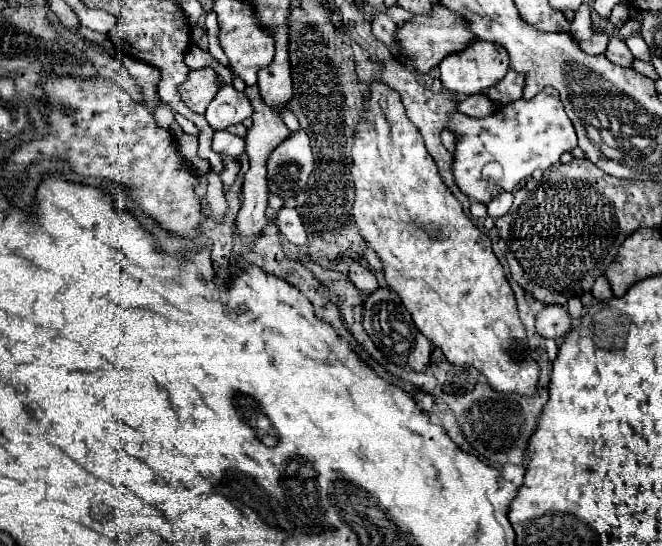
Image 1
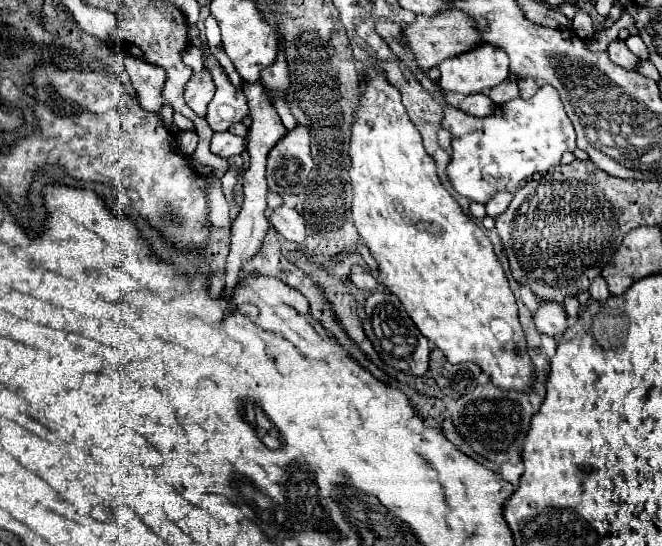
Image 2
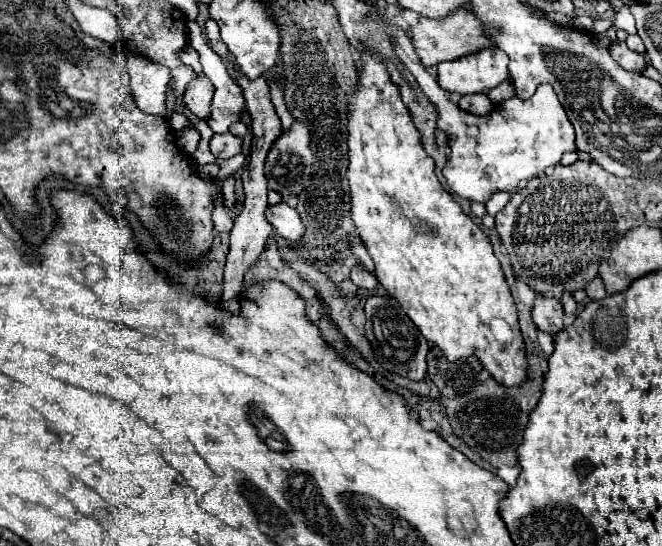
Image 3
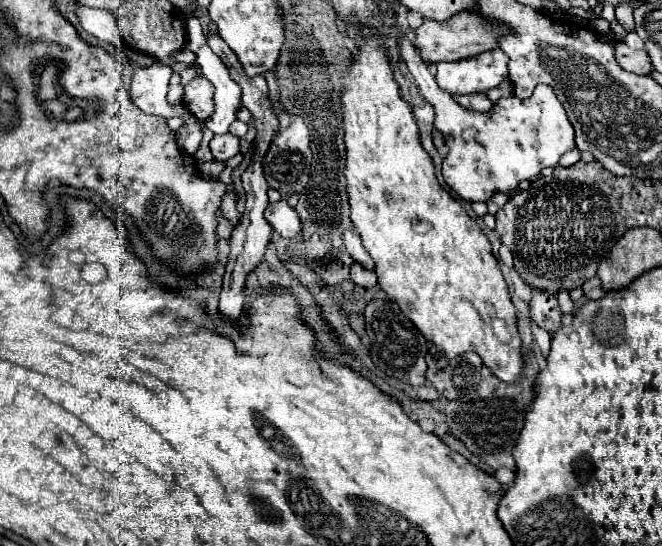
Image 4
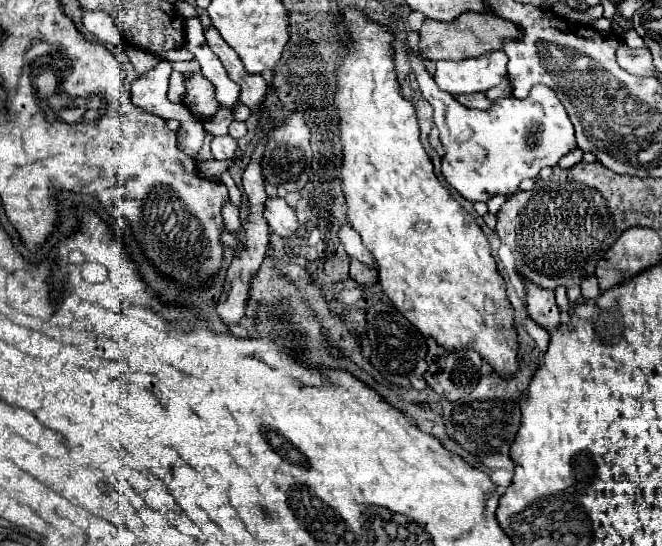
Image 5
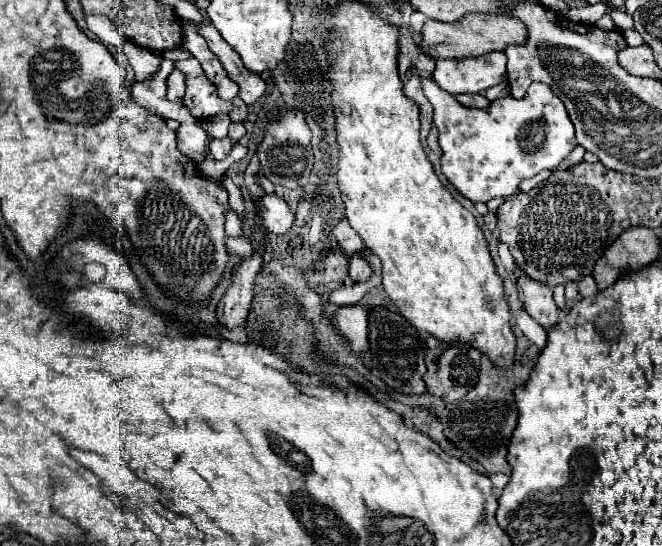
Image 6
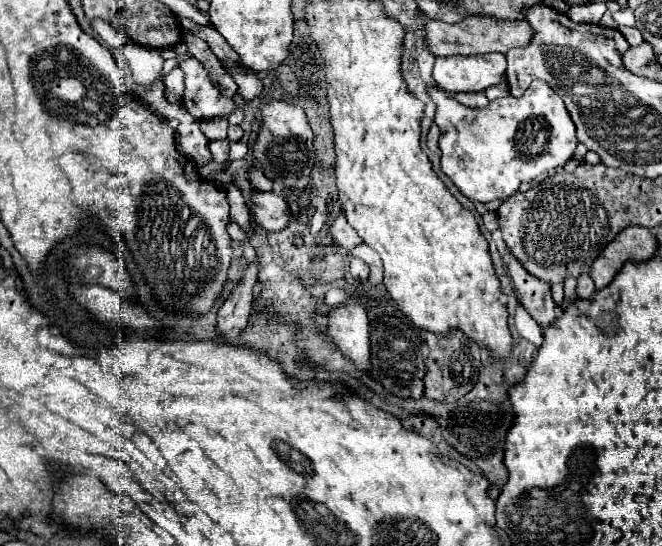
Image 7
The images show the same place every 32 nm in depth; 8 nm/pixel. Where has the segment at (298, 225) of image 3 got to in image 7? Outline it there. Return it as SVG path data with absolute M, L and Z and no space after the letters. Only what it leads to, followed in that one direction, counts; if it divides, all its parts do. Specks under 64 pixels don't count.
M252 192L250 202L256 222L268 232L282 232L292 222L286 200L274 192Z

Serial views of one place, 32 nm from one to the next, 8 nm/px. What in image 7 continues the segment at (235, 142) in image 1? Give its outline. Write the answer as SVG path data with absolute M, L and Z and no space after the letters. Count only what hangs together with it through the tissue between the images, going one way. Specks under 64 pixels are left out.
M218 140L218 142L210 142L208 144L210 152L212 152L212 160L216 162L226 162L228 158L228 150L230 150L230 140Z

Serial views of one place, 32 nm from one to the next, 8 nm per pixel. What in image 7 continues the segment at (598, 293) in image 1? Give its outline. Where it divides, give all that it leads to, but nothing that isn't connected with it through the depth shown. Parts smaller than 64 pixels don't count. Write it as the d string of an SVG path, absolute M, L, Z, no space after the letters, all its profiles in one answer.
M582 274L582 278L578 278L578 296L590 298L594 292L596 292L596 286L594 286L592 278L588 274Z

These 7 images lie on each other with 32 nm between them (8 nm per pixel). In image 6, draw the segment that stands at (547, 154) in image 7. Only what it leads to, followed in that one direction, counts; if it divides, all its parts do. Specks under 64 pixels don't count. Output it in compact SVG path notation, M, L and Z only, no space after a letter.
M420 76L424 96L430 100L434 108L434 124L440 130L440 146L442 146L442 174L450 180L450 184L472 202L488 202L492 198L510 198L518 192L518 184L524 178L536 176L540 170L554 170L558 164L576 148L574 126L568 118L568 112L562 100L550 90L550 86L542 82L534 82L526 96L516 100L512 96L494 100L486 110L466 108L452 94L438 88L430 76Z

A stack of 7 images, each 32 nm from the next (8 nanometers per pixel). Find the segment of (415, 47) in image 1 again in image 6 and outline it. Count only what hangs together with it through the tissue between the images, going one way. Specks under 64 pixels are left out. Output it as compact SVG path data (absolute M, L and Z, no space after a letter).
M466 14L462 20L446 24L438 20L426 20L422 26L422 52L434 60L440 58L470 58L482 56L494 50L504 50L510 42L524 42L526 26L520 20L496 16L496 14Z

